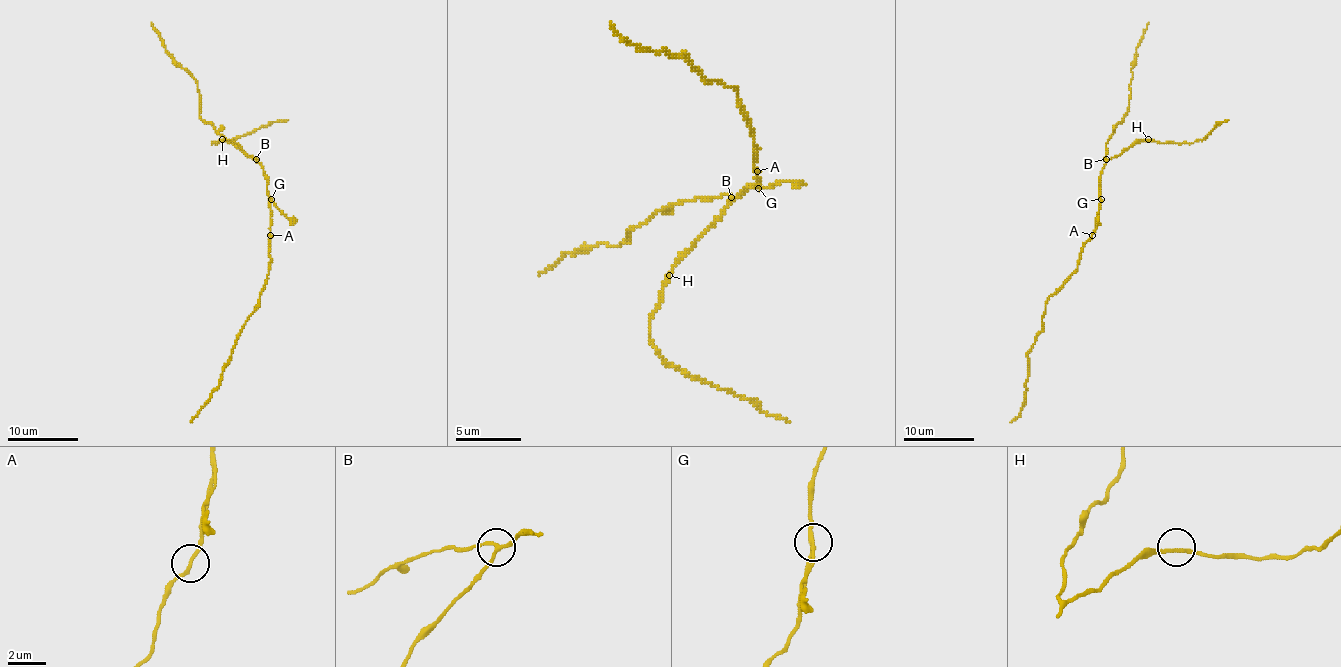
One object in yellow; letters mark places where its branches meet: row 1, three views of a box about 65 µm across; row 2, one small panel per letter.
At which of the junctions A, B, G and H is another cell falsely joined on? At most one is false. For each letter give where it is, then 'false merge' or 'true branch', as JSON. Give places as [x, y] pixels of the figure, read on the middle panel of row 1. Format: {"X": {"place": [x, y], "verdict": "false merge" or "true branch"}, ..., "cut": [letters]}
{"A": {"place": [757, 171], "verdict": "true branch"}, "B": {"place": [731, 197], "verdict": "true branch"}, "G": {"place": [758, 188], "verdict": "false merge"}, "H": {"place": [669, 275], "verdict": "true branch"}, "cut": ["G"]}

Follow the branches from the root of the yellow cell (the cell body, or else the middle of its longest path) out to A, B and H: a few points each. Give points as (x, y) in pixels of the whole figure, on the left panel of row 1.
A: (270, 216), (270, 235)
B: (270, 216), (267, 175), (256, 159)
H: (270, 216), (267, 175), (261, 164), (236, 145), (222, 139)

